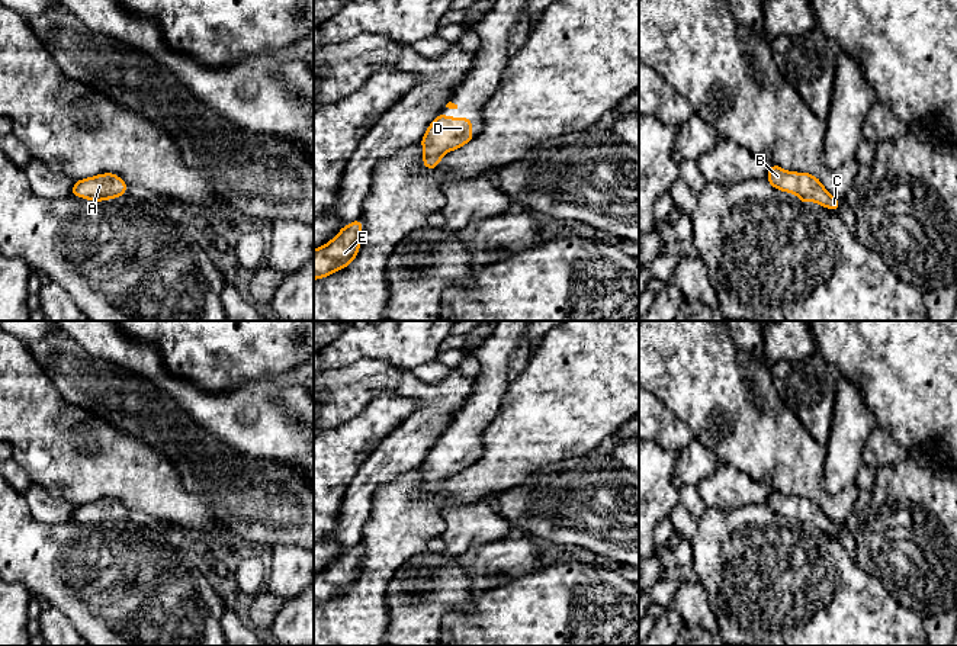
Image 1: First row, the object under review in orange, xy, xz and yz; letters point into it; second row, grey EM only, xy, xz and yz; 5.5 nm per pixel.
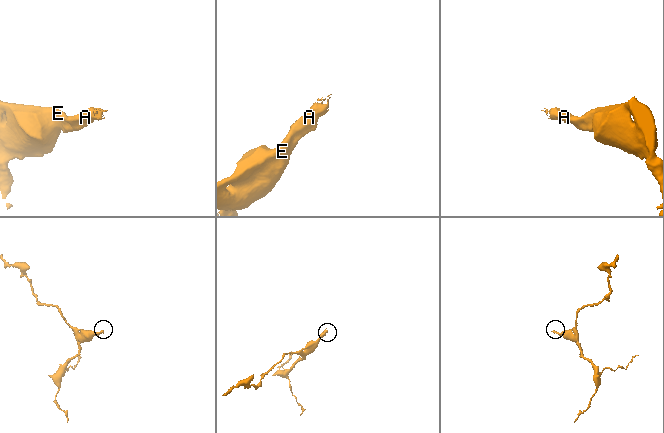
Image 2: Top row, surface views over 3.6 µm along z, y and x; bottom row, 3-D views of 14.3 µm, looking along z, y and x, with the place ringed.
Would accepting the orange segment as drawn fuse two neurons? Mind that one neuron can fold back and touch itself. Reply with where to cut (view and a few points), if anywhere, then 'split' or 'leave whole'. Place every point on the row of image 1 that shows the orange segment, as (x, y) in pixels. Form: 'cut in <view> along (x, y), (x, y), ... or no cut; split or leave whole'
no cut; leave whole

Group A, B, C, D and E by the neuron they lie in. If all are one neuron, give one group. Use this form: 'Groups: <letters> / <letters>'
Groups: A B C D E

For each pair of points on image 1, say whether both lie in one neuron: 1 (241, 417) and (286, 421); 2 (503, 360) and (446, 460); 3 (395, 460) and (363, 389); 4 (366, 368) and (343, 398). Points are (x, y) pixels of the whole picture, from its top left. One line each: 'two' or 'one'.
1: one
2: one
3: two
4: one

